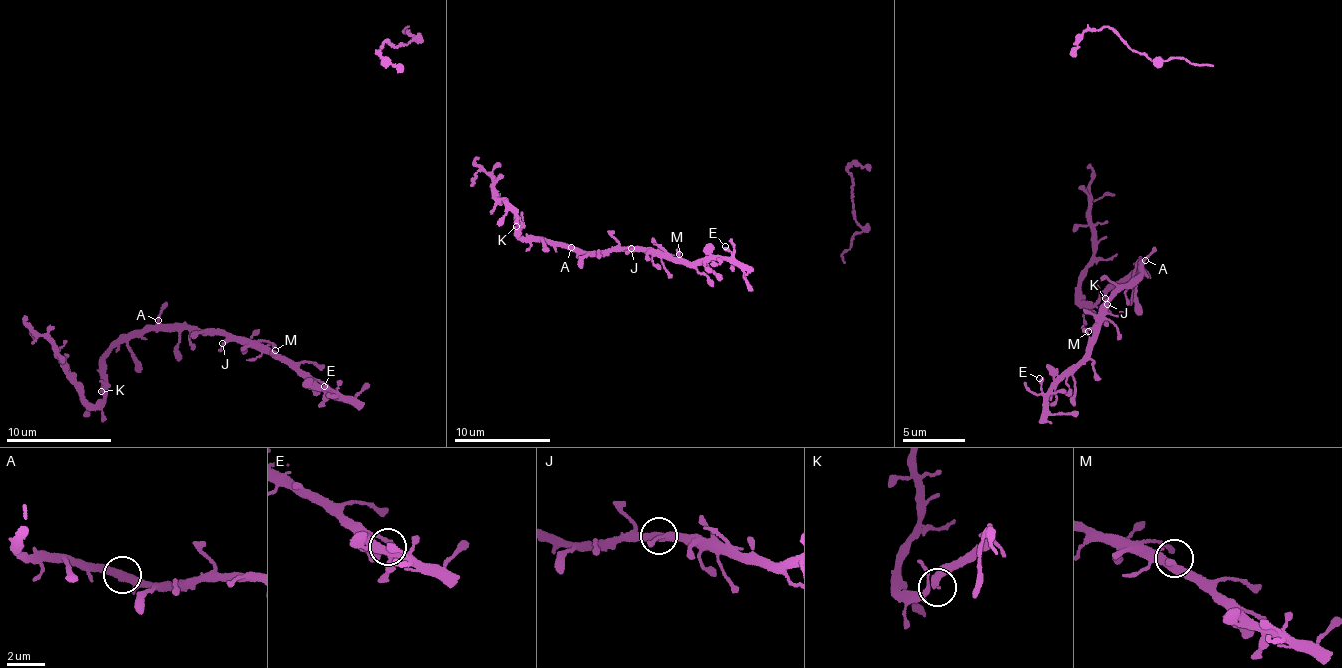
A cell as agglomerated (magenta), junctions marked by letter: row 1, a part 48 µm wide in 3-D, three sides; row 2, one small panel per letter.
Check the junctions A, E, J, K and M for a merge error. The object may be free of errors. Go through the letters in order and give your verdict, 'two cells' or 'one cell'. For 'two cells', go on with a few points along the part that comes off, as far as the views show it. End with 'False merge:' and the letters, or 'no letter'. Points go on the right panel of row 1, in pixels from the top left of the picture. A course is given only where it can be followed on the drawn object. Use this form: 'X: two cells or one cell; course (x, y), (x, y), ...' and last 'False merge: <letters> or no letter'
A: one cell
E: one cell
J: one cell
K: one cell
M: one cell
False merge: no letter

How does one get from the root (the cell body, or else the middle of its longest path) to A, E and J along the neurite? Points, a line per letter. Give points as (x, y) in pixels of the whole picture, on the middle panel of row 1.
A: (679, 254), (676, 258), (636, 250), (596, 252), (571, 247)
E: (679, 254), (689, 262), (723, 260), (730, 254), (725, 246)
J: (679, 254), (676, 258), (666, 257), (631, 248)

